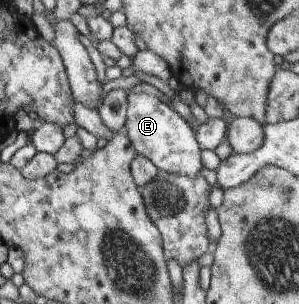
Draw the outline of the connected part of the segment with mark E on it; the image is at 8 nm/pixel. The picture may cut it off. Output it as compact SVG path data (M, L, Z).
M132 92L127 95L125 110L125 133L131 147L147 158L158 171L173 175L196 177L204 162L200 162L200 150L195 133L172 107L158 98L144 92Z

